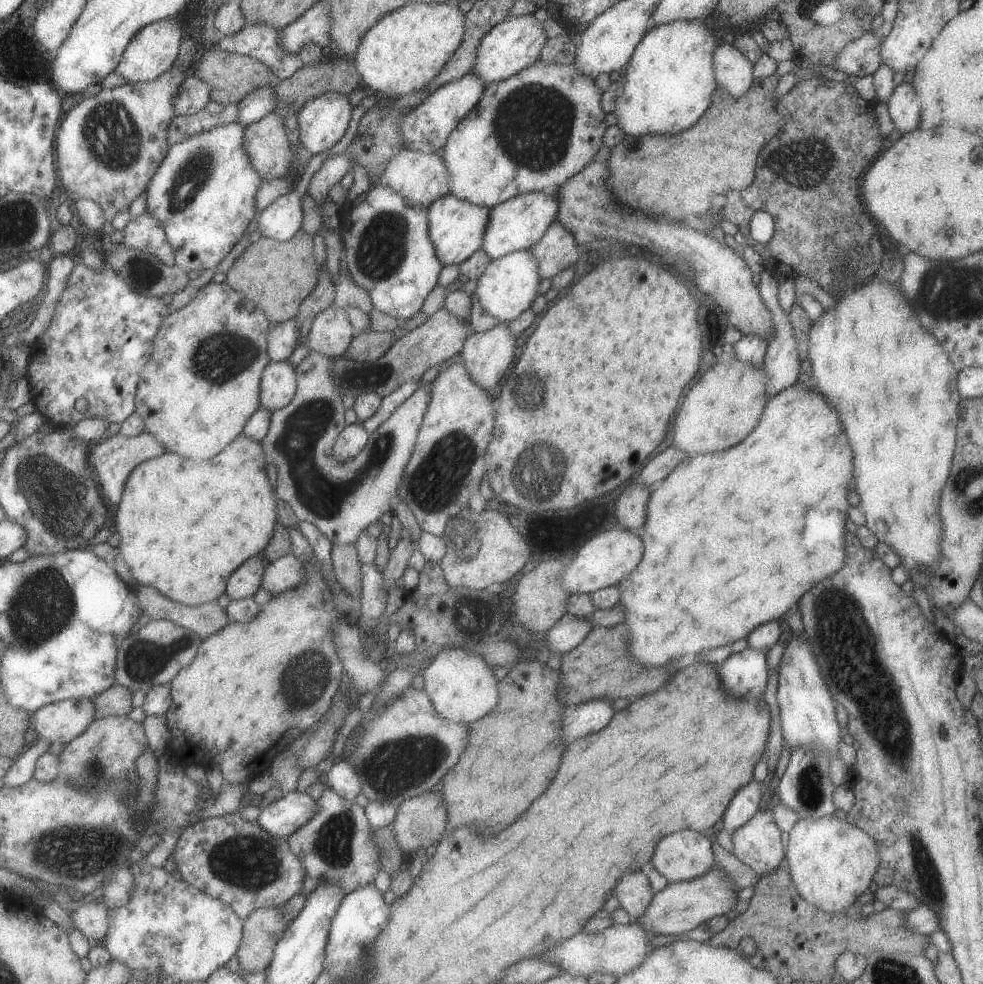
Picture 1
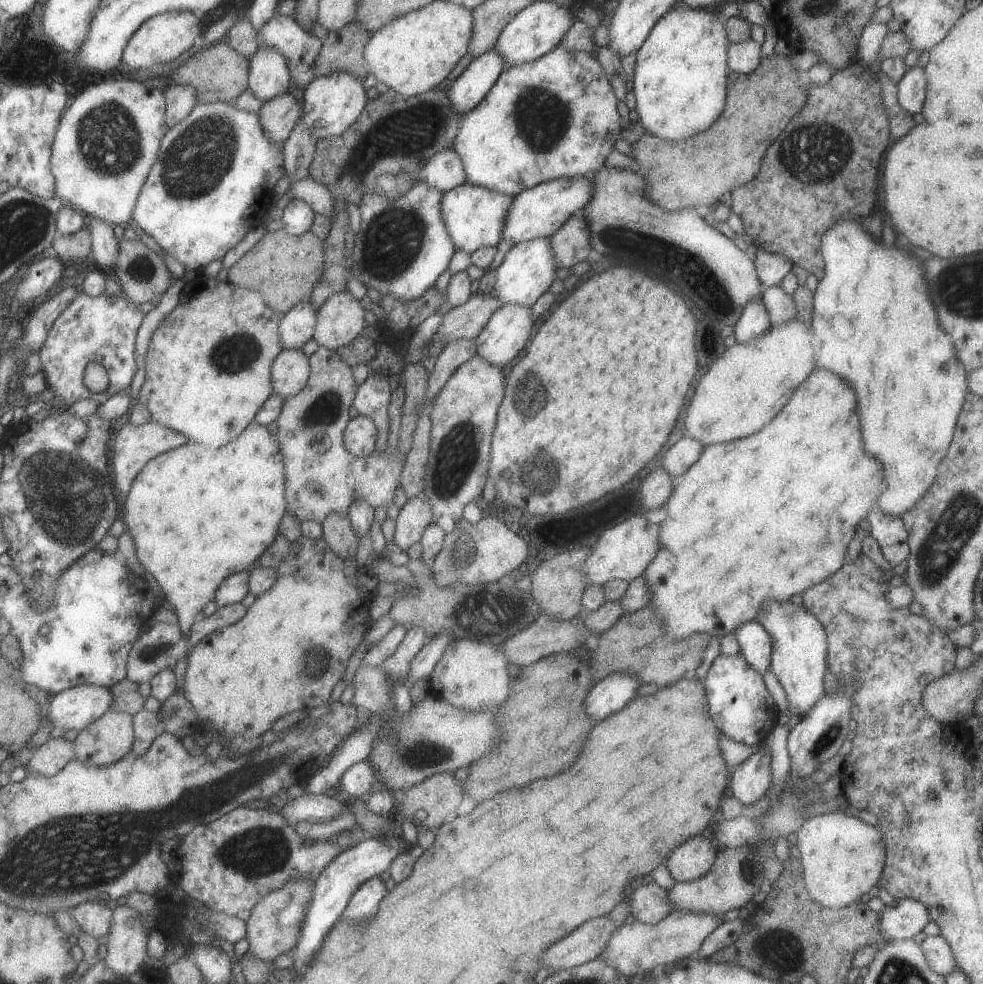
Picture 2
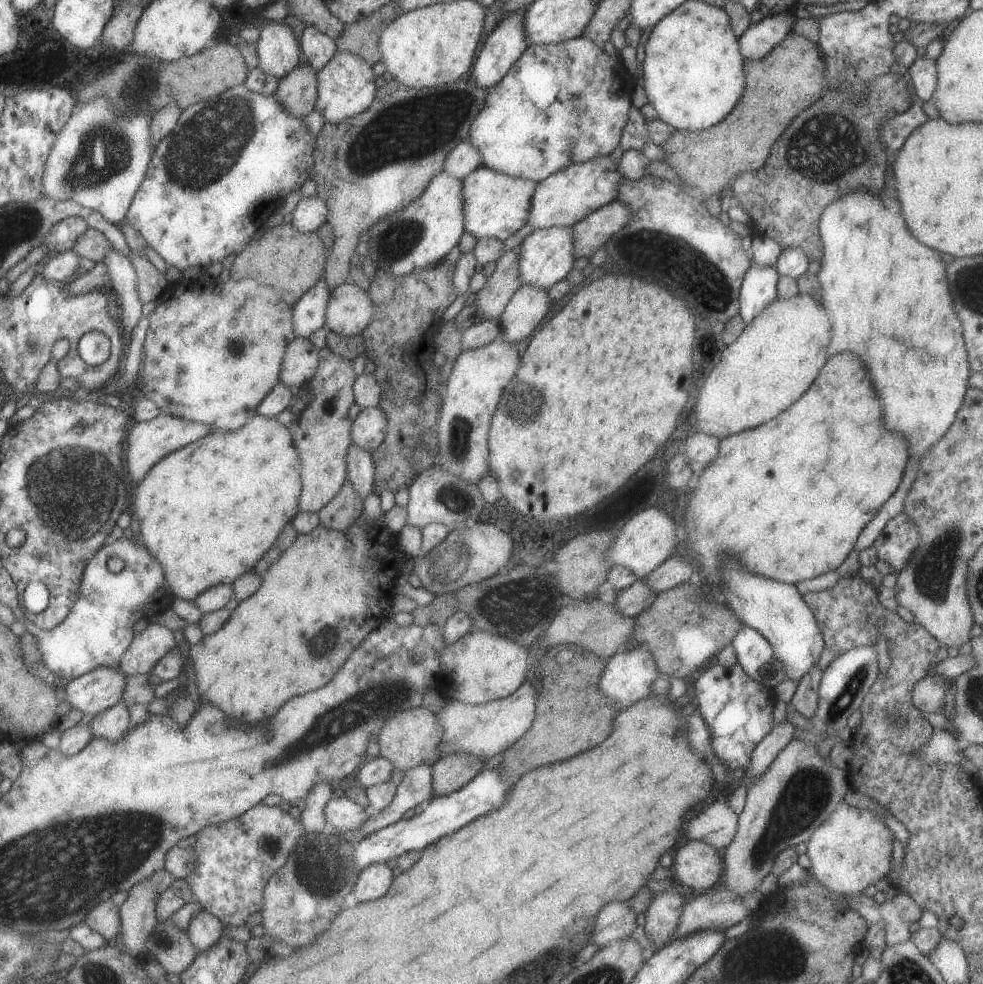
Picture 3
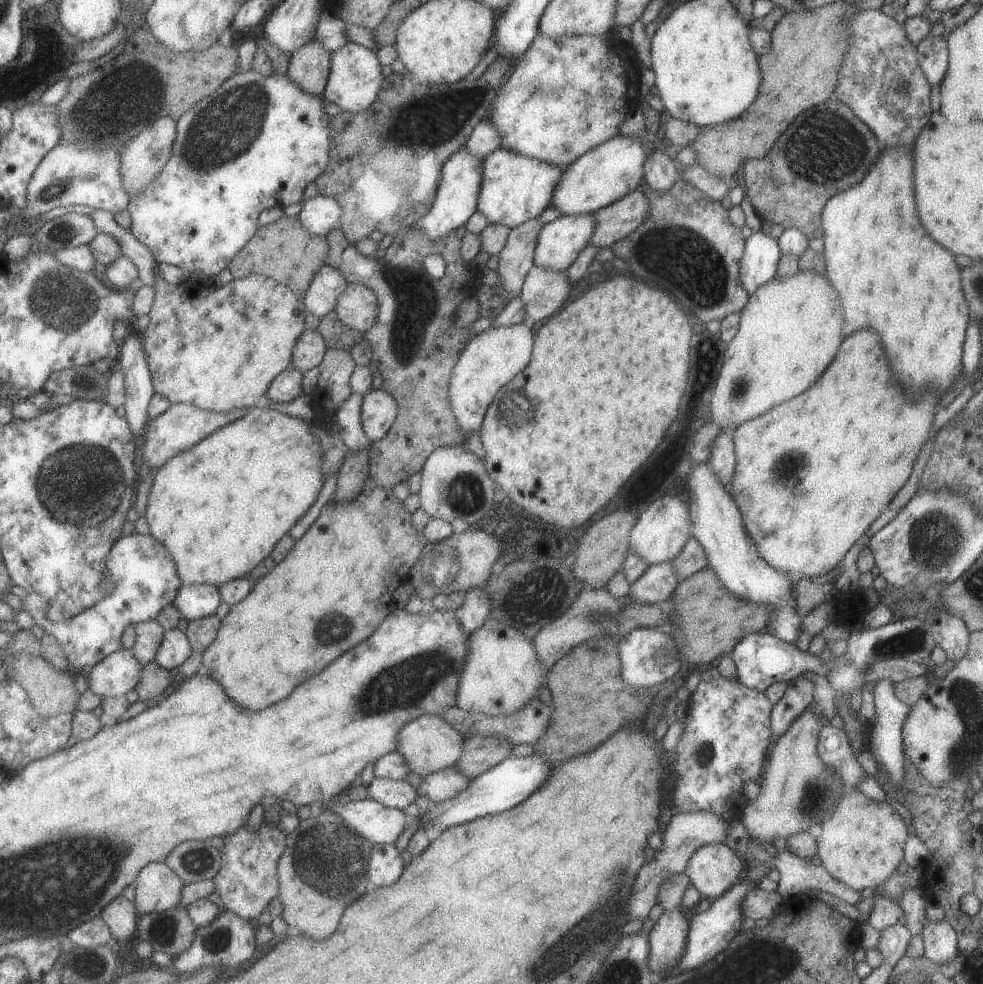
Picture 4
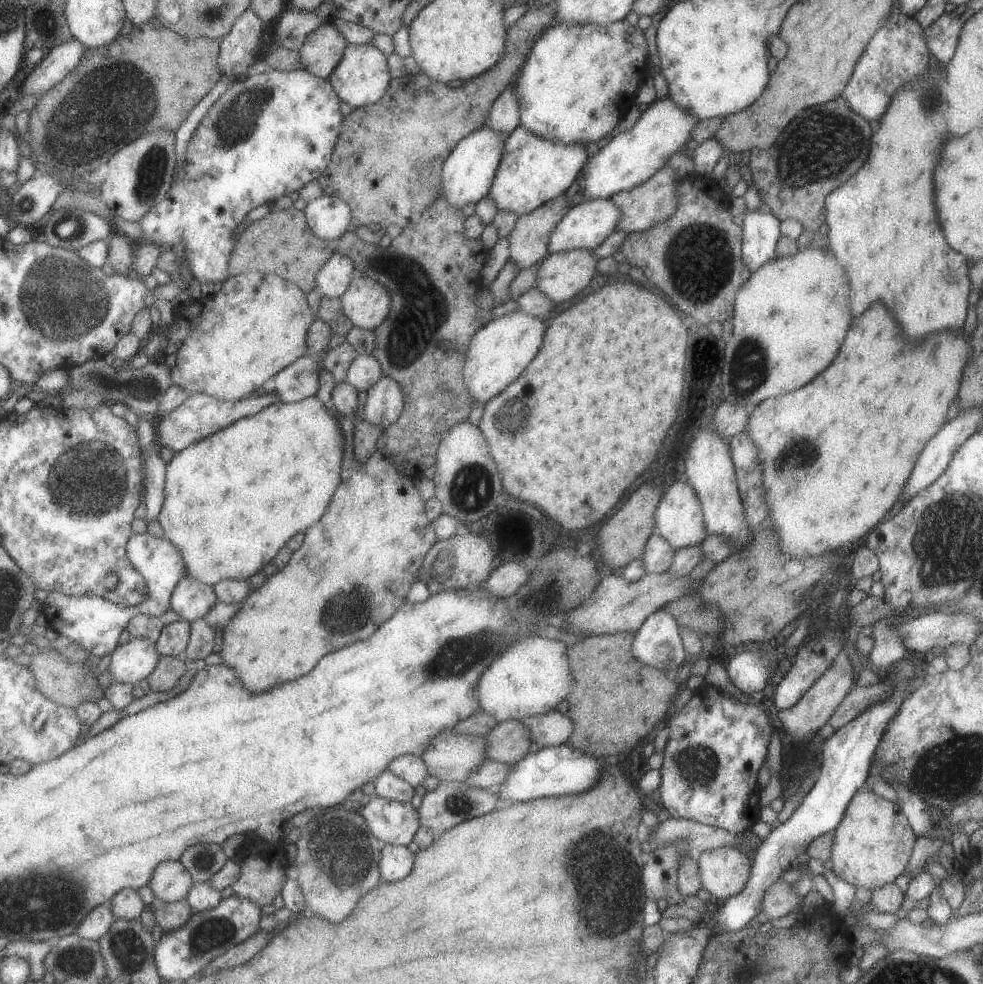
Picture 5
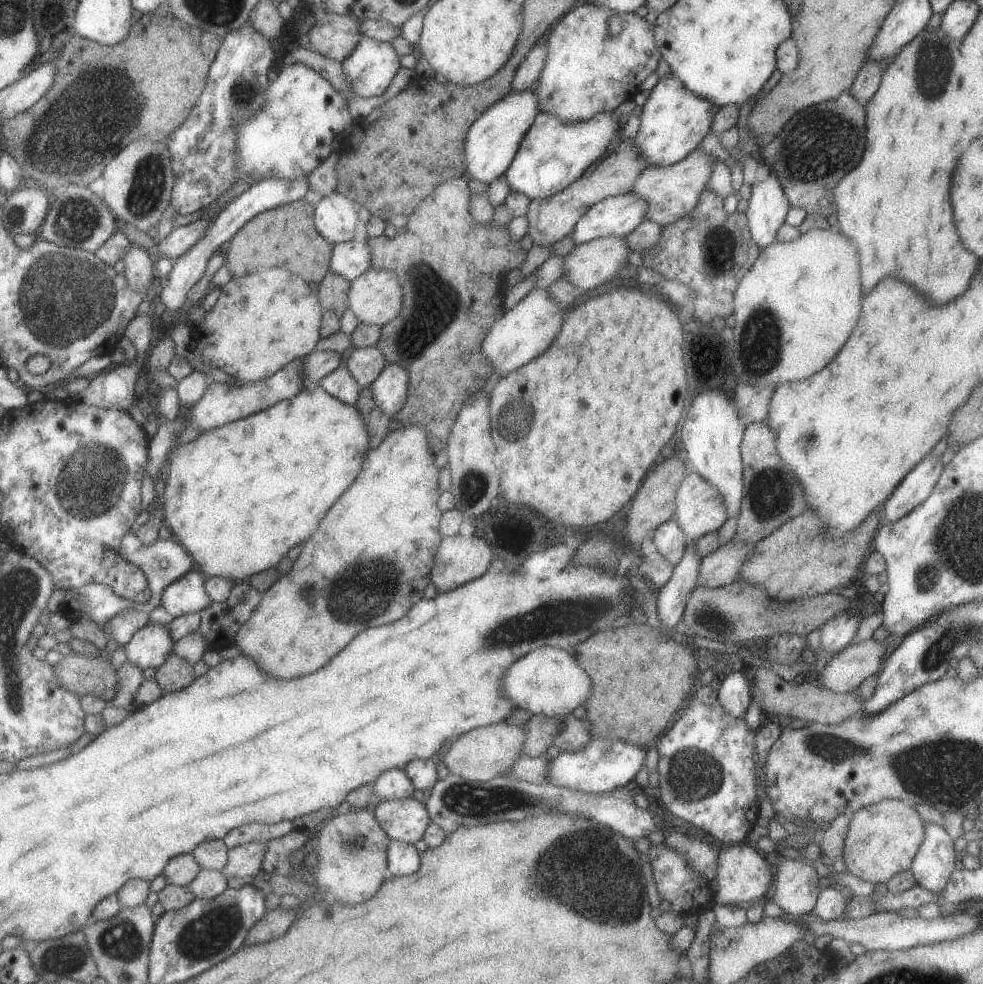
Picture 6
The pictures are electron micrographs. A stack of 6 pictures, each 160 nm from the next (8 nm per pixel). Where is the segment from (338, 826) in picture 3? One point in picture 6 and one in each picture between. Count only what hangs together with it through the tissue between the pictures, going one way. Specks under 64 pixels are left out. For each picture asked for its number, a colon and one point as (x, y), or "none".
4: (378, 824)
5: (393, 822)
6: (405, 820)

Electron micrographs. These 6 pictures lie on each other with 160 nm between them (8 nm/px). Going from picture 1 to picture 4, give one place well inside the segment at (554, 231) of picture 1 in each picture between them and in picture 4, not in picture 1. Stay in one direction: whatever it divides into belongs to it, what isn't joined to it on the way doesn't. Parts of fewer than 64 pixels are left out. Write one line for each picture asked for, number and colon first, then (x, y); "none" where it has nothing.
2: (570, 245)
3: (590, 233)
4: (614, 222)

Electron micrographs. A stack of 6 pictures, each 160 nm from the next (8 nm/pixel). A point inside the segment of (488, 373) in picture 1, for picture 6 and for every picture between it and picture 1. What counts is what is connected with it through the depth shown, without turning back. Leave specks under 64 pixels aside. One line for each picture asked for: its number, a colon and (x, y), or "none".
2: (505, 334)
3: (526, 308)
4: (544, 290)
5: (561, 275)
6: (589, 264)

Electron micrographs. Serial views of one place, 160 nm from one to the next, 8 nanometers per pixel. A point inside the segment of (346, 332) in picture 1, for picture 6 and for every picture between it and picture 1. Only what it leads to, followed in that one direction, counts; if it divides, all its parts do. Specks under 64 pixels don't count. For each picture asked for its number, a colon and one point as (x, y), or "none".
2: (340, 320)
3: (349, 310)
4: (356, 307)
5: (366, 303)
6: (374, 297)

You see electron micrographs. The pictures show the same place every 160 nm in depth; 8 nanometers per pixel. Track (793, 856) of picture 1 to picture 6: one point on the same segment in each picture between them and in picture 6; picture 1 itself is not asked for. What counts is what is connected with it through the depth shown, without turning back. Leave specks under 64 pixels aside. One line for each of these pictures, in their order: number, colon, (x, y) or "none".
2: (842, 857)
3: (849, 851)
4: (861, 844)
5: (873, 841)
6: (882, 839)

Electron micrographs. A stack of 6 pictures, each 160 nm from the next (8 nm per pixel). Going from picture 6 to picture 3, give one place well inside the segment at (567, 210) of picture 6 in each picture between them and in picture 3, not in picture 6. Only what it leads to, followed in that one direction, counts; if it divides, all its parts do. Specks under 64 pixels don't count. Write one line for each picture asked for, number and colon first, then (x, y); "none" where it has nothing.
3: (490, 301)
4: (515, 259)
5: (528, 239)

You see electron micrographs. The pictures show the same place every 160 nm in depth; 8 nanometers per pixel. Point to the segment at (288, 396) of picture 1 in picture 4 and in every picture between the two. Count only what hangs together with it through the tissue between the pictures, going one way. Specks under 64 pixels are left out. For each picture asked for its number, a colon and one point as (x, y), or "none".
2: (289, 371)
3: (300, 359)
4: (307, 352)

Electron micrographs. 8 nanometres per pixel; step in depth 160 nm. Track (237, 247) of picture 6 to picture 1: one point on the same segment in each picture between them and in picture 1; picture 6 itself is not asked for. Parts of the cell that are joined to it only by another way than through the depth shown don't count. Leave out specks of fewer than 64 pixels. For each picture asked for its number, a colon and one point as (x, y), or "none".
1: (276, 275)
2: (282, 269)
3: (290, 262)
4: (282, 250)
5: (290, 250)

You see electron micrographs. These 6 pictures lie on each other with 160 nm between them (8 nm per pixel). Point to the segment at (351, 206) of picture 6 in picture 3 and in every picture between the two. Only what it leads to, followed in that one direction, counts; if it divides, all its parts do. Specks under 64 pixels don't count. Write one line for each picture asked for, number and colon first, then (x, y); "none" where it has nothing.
3: (310, 212)
4: (318, 215)
5: (328, 217)

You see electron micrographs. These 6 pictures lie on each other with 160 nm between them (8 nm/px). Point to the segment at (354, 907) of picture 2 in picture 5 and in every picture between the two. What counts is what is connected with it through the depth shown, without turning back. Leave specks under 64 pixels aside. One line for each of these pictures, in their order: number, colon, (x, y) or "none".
3: (373, 880)
4: (385, 864)
5: (395, 861)

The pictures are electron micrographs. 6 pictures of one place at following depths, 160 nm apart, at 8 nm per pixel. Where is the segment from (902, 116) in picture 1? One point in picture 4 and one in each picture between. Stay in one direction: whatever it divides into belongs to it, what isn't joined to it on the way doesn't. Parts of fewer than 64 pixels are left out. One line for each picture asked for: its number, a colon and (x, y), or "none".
2: (910, 90)
3: (922, 79)
4: (932, 51)

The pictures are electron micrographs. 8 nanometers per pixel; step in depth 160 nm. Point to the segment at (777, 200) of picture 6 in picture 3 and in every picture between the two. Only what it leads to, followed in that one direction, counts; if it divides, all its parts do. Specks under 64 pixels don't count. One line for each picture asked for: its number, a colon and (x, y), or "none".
3: (758, 287)
4: (761, 252)
5: (760, 228)

